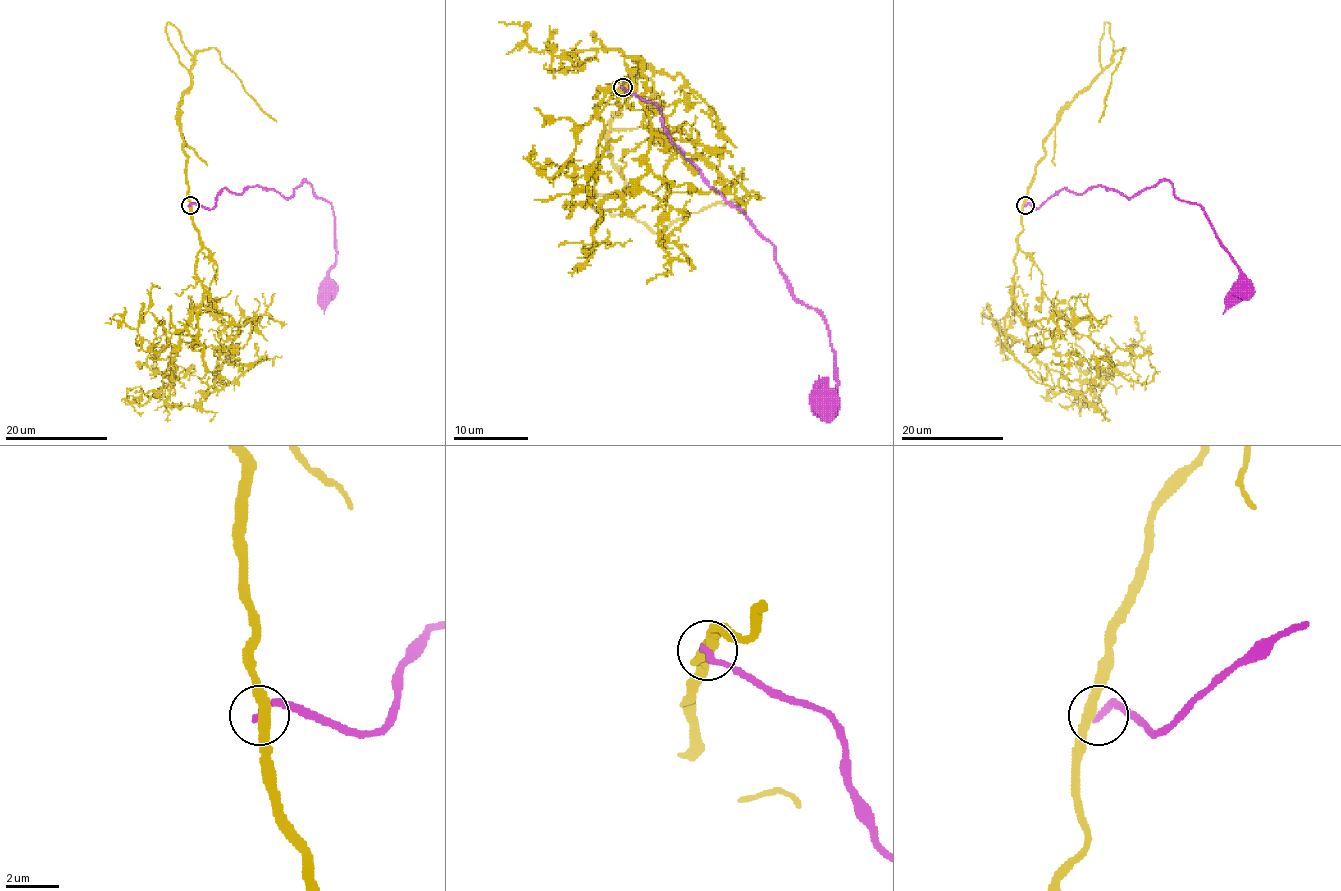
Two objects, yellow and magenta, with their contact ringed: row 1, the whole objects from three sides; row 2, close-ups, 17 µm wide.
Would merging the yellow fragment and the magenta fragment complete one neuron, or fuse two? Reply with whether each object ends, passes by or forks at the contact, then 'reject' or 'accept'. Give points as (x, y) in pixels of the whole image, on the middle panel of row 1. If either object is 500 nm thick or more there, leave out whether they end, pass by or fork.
yellow passes by; magenta ends; reject

